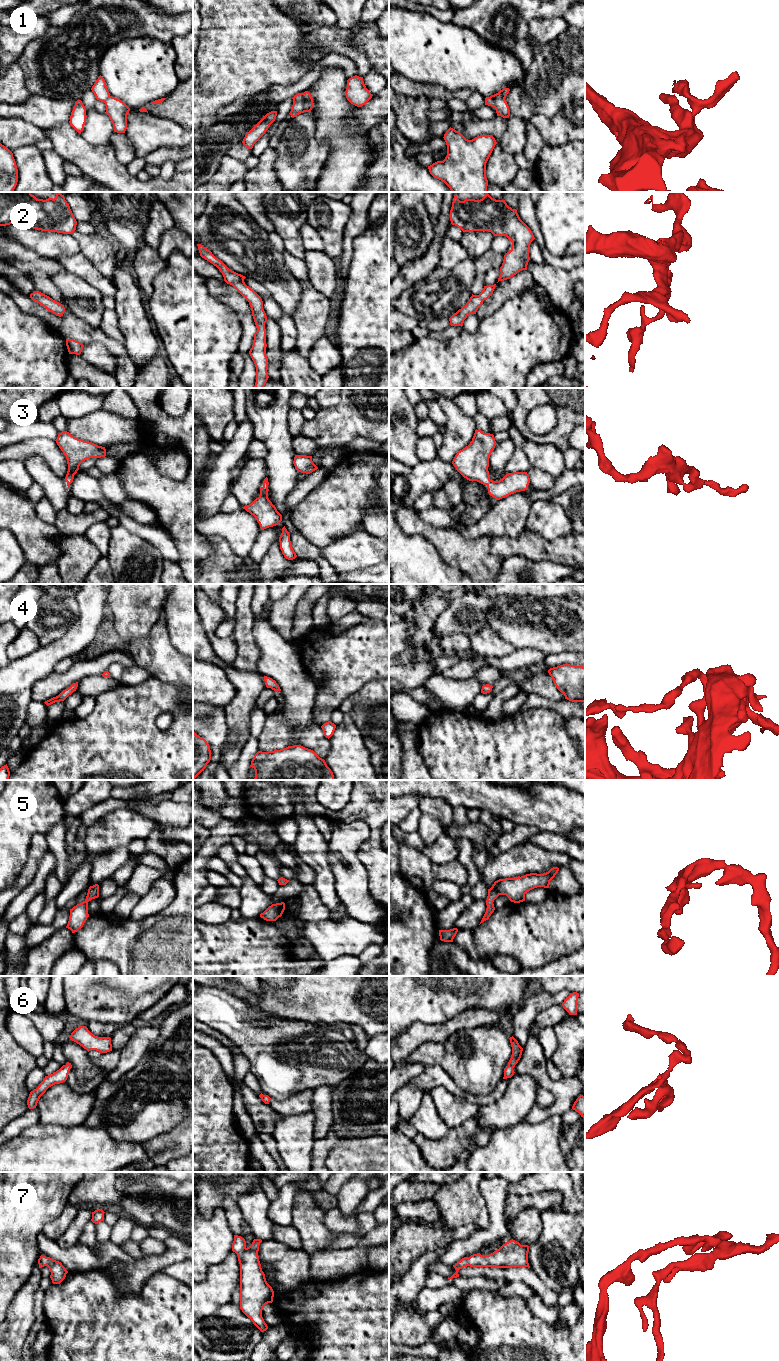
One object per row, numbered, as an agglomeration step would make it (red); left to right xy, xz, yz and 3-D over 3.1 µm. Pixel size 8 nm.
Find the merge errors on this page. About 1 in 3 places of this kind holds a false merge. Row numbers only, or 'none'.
1

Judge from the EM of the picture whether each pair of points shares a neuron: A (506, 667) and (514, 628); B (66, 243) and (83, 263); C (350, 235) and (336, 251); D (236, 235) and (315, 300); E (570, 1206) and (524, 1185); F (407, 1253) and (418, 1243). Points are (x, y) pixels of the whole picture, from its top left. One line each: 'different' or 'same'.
A: different
B: different
C: different
D: different
E: same
F: same

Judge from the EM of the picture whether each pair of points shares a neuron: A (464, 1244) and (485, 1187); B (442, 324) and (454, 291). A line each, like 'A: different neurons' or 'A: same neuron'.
A: same neuron
B: different neurons

